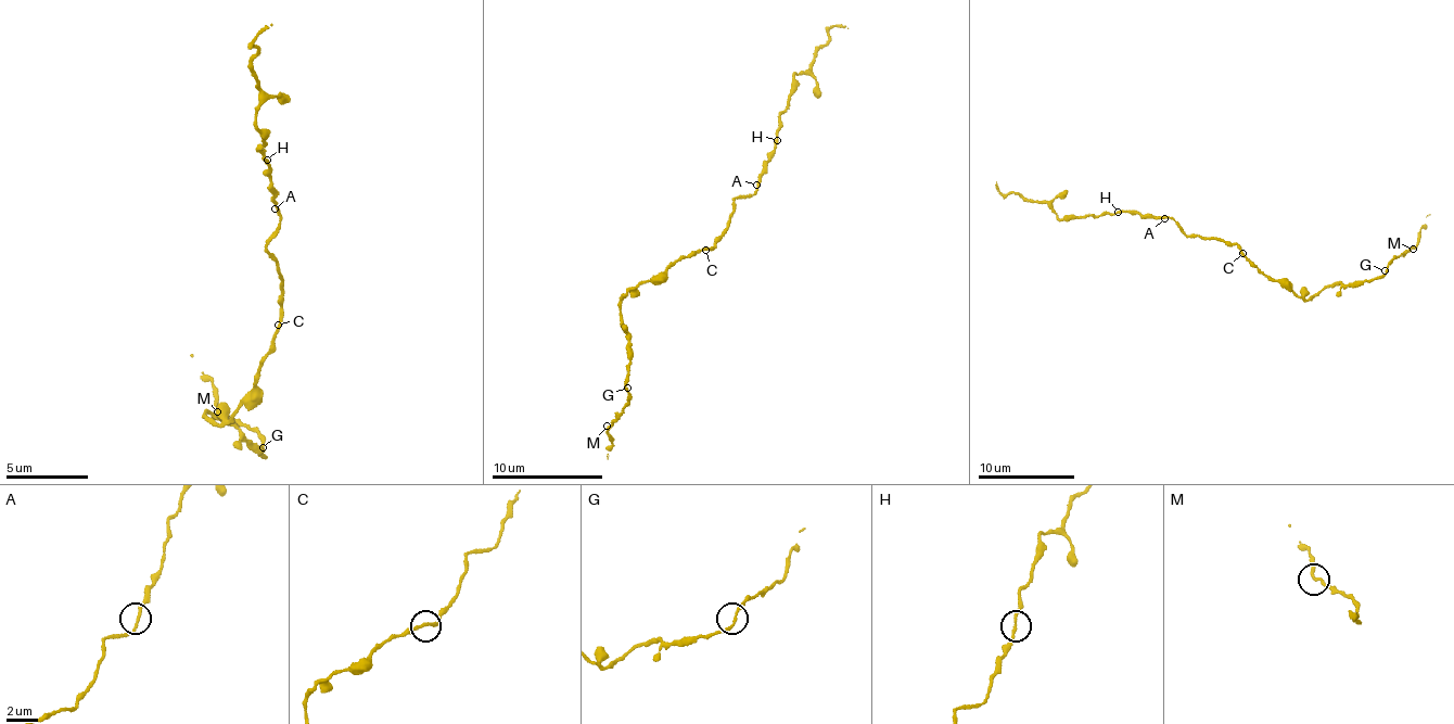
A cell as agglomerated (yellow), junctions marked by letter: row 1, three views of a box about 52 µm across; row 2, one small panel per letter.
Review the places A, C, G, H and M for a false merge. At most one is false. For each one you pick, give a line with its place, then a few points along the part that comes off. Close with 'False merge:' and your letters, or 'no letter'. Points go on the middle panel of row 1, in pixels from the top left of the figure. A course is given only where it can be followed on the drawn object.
False merge: no letter

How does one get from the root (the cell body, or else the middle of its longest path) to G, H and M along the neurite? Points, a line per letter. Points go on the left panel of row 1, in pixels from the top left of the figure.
G: (278, 328), (247, 399), (240, 401), (229, 421), (217, 423), (205, 415), (227, 422), (267, 458), (263, 447)
H: (278, 328), (281, 280), (266, 251), (280, 213), (273, 206), (273, 192), (264, 175), (267, 161)
M: (278, 328), (247, 399), (229, 421), (205, 415), (227, 422), (267, 458), (258, 433), (217, 411)

